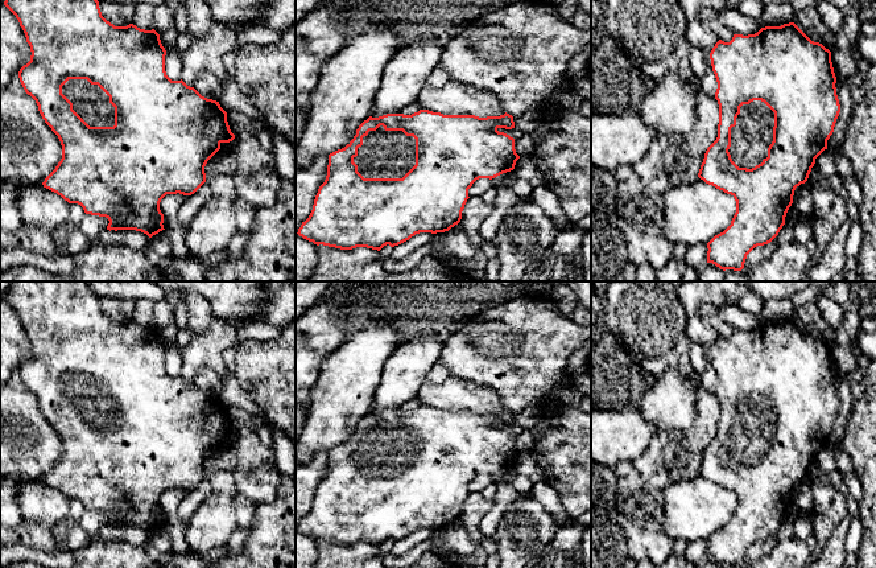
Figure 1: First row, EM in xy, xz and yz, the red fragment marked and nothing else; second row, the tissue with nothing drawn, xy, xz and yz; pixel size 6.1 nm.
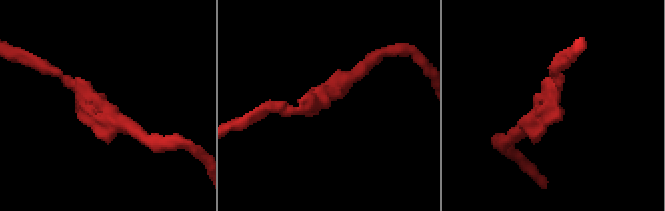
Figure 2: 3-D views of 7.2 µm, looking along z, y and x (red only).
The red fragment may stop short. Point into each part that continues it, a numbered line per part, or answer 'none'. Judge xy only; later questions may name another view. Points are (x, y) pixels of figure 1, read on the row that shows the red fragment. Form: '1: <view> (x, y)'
1: xy (90, 102)

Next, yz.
1: yz (752, 135)

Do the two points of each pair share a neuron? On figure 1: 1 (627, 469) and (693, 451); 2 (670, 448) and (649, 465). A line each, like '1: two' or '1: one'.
1: two
2: one

